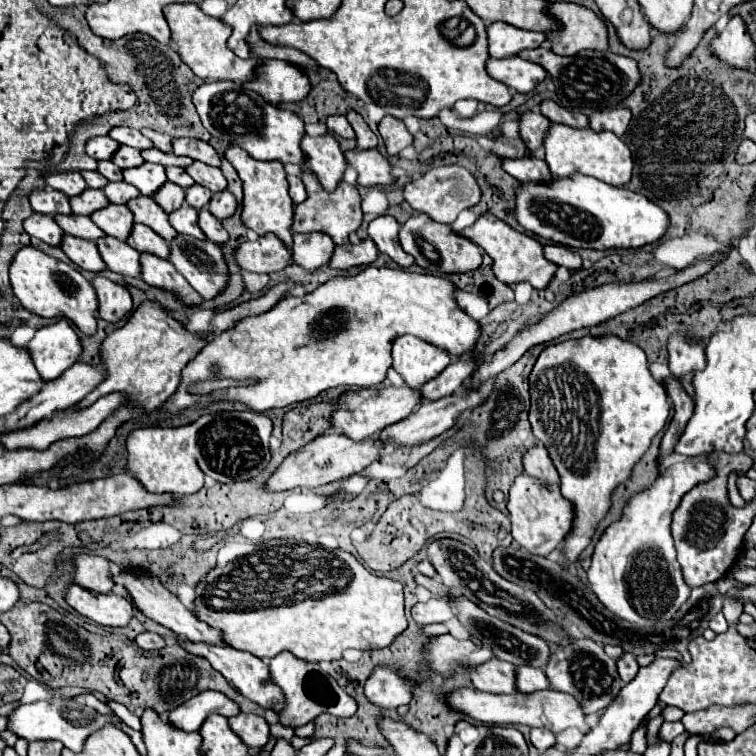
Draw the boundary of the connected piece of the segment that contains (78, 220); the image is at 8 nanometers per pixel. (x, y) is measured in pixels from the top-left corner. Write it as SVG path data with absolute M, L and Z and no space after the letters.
M56 214L54 220L58 226L76 238L86 238L86 240L96 240L104 236L104 232L90 220L90 216L78 216L78 214Z

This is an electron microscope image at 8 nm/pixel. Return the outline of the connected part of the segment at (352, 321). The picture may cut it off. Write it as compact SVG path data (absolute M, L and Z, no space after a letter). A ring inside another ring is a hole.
M368 266L356 276L334 276L314 292L304 296L290 296L282 298L274 308L264 314L248 316L235 326L216 334L210 344L188 362L182 372L182 382L174 396L164 402L156 412L178 416L188 406L200 402L240 402L254 412L266 412L270 408L282 408L294 402L302 402L308 398L318 396L322 390L336 388L336 386L358 386L358 388L372 388L386 378L386 370L392 366L392 342L398 336L412 334L420 340L426 340L450 356L462 358L470 356L476 348L478 336L482 332L480 324L470 318L456 302L456 284L442 276L406 272L406 270L392 270L392 268L376 268ZM206 380L250 380L248 386L232 386L224 390L214 390L210 394L192 394L190 386Z

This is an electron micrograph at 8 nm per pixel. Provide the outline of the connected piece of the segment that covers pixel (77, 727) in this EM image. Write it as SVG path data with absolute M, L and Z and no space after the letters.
M50 698L50 700L42 700L42 702L32 702L32 704L20 704L10 716L10 724L8 728L12 732L16 732L20 738L26 738L28 742L32 740L60 740L66 748L74 750L74 752L82 752L84 750L84 742L90 734L98 732L104 728L104 724L114 724L120 730L124 730L132 742L136 744L136 748L144 754L144 746L142 746L142 734L132 730L130 726L126 726L116 714L100 714L94 708L82 706L72 698Z

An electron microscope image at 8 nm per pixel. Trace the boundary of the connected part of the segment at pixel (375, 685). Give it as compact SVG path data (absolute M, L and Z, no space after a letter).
M382 664L372 670L364 684L366 698L380 708L398 708L400 704L410 704L414 688L420 686L424 678L408 678L400 668Z

